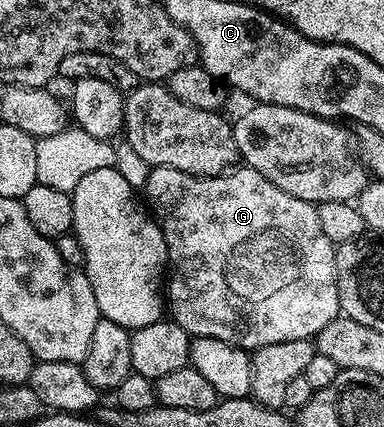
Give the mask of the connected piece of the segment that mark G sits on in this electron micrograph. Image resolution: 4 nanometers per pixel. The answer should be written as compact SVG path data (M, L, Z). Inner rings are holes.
M247 165L237 166L231 171L224 172L223 175L191 175L182 173L182 169L169 167L153 167L147 173L148 180L144 183L144 191L142 187L142 195L146 200L147 210L162 229L162 237L168 250L170 278L166 283L166 303L170 308L172 322L182 325L182 329L186 329L189 336L218 337L218 341L233 343L236 347L255 349L282 341L312 339L341 314L336 280L336 247L330 241L330 237L322 233L322 228L318 225L318 213L313 204L298 197L290 197L290 193L278 189L278 185L274 185Z

